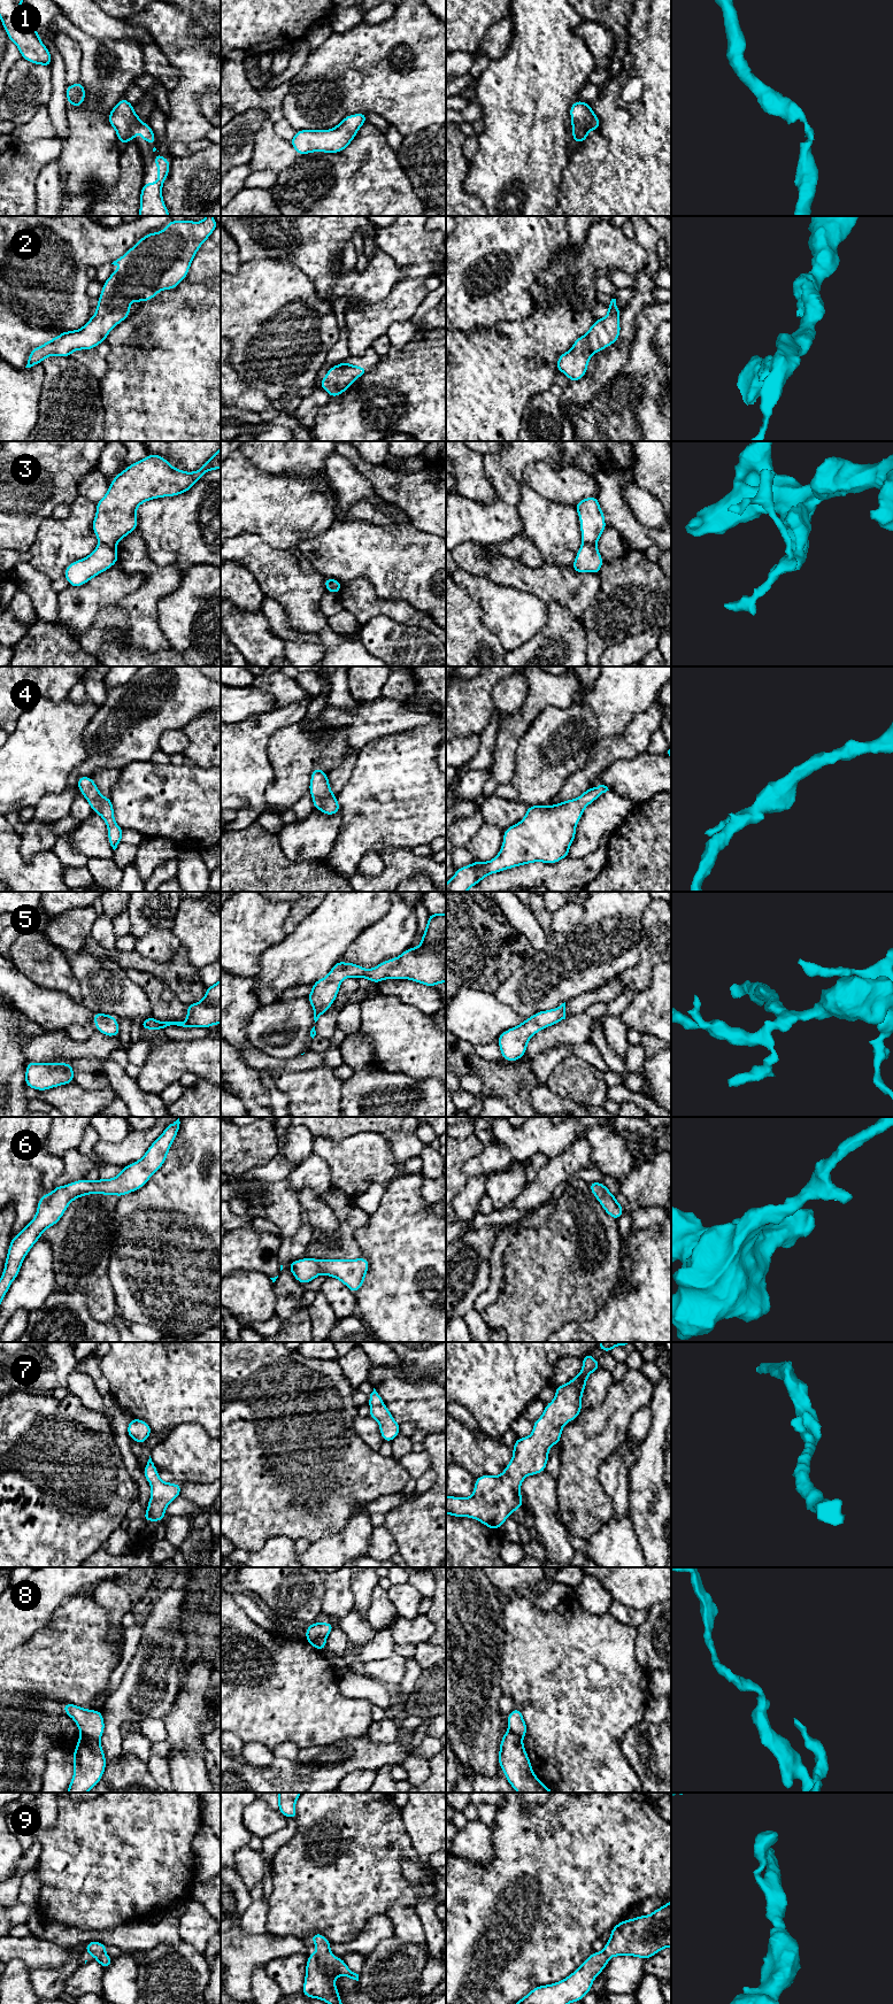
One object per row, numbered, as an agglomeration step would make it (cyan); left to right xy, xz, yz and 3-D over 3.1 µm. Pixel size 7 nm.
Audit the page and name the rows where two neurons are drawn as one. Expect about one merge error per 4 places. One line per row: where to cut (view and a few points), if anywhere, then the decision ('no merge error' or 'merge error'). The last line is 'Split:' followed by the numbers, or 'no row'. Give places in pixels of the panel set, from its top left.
1: no cut | no merge error
2: no cut | no merge error
3: xy (100, 541), (114, 547) | merge error
4: no cut | no merge error
5: no cut | no merge error
6: no cut | no merge error
7: no cut | no merge error
8: xy (82, 1734), (99, 1739) | merge error
9: no cut | no merge error
Split: 3, 8

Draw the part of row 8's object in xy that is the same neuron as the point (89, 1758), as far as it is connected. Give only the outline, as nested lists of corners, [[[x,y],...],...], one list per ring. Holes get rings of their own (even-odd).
[[[82,1735],[72,1754],[74,1776],[67,1793],[87,1793],[99,1783],[107,1766],[100,1739]]]

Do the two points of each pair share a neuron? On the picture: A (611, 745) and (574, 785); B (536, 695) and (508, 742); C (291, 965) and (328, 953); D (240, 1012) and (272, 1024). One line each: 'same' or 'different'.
A: same
B: same
C: same
D: different

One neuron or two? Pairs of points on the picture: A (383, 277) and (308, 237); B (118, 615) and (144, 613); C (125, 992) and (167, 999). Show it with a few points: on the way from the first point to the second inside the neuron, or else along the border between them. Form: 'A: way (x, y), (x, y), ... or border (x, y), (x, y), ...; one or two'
A: way (361, 279), (336, 279), (323, 267), (320, 259); one
B: border (117, 603), (126, 611), (126, 627), (108, 632); two
C: border (129, 977), (146, 993), (152, 1015); two

